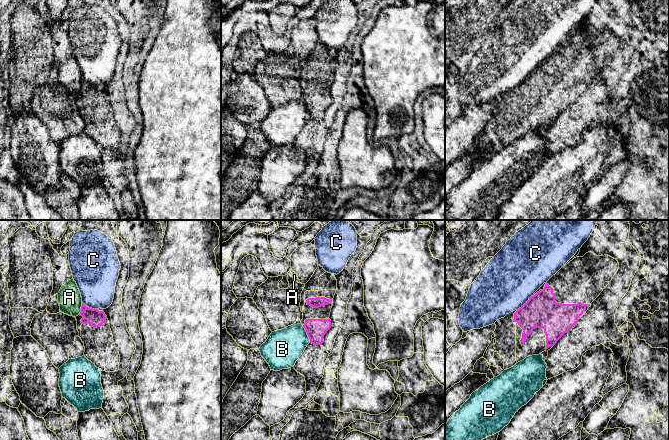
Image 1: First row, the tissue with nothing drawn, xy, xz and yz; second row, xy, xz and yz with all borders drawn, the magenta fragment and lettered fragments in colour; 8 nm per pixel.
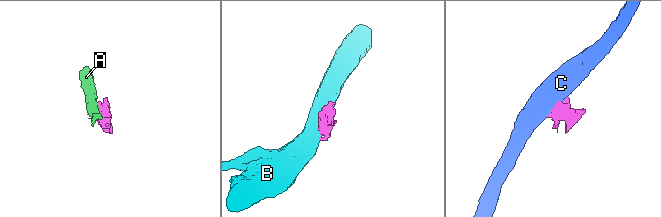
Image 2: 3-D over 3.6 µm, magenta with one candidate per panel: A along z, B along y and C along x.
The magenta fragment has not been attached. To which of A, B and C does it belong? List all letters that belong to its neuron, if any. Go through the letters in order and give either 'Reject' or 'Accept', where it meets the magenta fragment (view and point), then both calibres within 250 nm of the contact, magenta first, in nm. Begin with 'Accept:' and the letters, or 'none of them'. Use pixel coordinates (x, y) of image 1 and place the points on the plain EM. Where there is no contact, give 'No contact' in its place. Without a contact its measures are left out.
Accept: none of them
A: Reject. Touches magenta at xy (81, 85). Thickness 140 nm (magenta) against 190 nm
B: Reject. Touches magenta at xz (307, 110). Thickness 160 nm (magenta) against 300 nm
C: Reject. Touches magenta at yz (526, 78). Thickness 280 nm (magenta) against 440 nm

